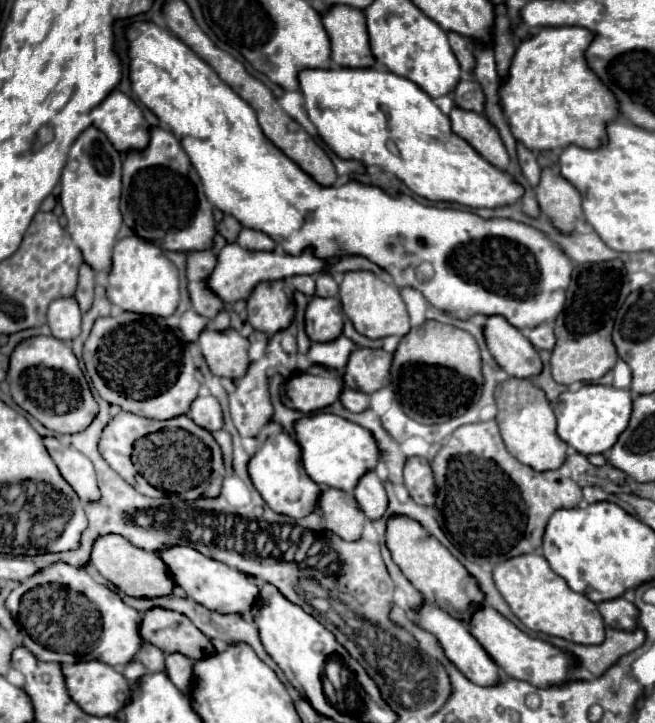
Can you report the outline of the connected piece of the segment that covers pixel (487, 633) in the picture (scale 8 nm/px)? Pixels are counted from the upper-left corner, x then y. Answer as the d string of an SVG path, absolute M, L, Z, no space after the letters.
M480 605L476 613L468 621L470 633L476 637L476 641L484 647L484 651L492 657L492 661L506 671L508 677L520 679L520 681L530 681L536 687L548 687L556 683L564 683L568 677L568 669L574 665L574 659L570 653L542 641L528 637L524 631L520 631L512 621L502 617L496 609L488 605Z

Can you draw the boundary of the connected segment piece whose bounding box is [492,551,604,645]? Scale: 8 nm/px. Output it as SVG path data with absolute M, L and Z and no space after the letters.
M526 553L512 557L494 567L494 583L504 601L510 605L512 613L530 629L542 631L552 637L562 637L572 643L582 645L600 645L604 641L604 621L598 613L596 603L588 597L574 593L566 581L556 575L542 553Z

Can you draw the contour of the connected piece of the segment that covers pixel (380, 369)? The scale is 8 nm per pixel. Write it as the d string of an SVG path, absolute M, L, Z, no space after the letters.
M354 349L344 369L344 385L364 393L390 385L390 361L392 355L384 349Z

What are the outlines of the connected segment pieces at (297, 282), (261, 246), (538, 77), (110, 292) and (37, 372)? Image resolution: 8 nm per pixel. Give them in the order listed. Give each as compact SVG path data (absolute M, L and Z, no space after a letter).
M298 275L298 277L294 277L292 285L294 285L294 289L302 291L308 297L314 295L314 277L310 277L310 275Z
M244 227L236 239L236 243L244 249L250 249L250 251L272 251L276 247L276 243L262 231L256 231L256 229L248 229Z
M544 27L518 45L508 75L500 81L498 97L500 107L508 117L508 125L514 139L530 151L550 151L568 145L596 149L606 143L606 123L618 117L618 109L614 95L600 83L600 79L586 65L584 51L590 45L590 41L592 33L584 27Z
M136 235L116 241L112 251L112 267L108 271L108 287L106 287L106 297L110 299L110 303L118 305L122 311L170 317L180 301L178 289L180 289L178 271L174 263L166 259L160 247Z
M30 337L24 339L10 355L8 377L10 395L16 405L38 419L46 429L56 433L84 431L98 413L98 405L84 379L80 363L72 349L56 337Z

